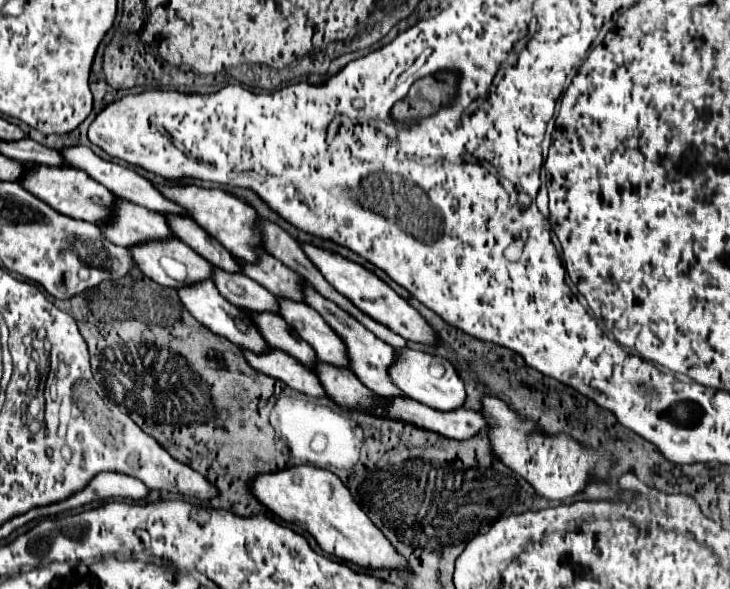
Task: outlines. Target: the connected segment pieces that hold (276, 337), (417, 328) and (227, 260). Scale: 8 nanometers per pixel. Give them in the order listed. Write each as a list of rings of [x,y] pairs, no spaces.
[[[249,313],[249,315],[253,317],[257,329],[261,329],[261,337],[269,341],[269,347],[281,349],[313,369],[313,363],[317,359],[315,351],[301,337],[297,337],[297,333],[281,317],[273,317],[273,313]]]
[[[301,243],[305,255],[313,261],[313,265],[323,273],[323,277],[337,289],[341,291],[347,299],[351,301],[357,301],[357,299],[367,299],[367,301],[373,301],[373,305],[355,305],[359,307],[363,313],[367,313],[369,317],[373,317],[375,321],[387,325],[389,329],[393,329],[395,333],[399,333],[403,339],[409,339],[409,341],[419,341],[419,343],[437,343],[437,337],[433,333],[433,329],[427,325],[427,321],[403,299],[399,297],[383,279],[379,279],[373,271],[369,271],[367,267],[347,259],[347,257],[341,257],[339,253],[335,251],[329,251],[329,249],[323,249],[323,247],[315,247],[311,243]]]
[[[169,217],[169,225],[173,225],[173,233],[177,233],[177,239],[185,241],[209,263],[231,273],[241,271],[233,255],[217,239],[213,239],[207,231],[203,231],[195,221],[189,221],[189,217]]]

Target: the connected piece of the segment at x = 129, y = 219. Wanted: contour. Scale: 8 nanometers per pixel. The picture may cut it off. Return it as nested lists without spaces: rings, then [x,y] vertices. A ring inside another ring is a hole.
[[[117,197],[117,217],[113,217],[113,225],[99,225],[99,229],[105,233],[107,241],[123,247],[149,239],[171,237],[163,215],[153,213],[141,205],[137,207],[121,197]]]

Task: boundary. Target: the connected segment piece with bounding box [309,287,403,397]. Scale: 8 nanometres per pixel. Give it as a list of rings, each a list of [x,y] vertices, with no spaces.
[[[309,287],[309,307],[313,307],[323,319],[325,323],[341,337],[341,341],[345,341],[345,351],[349,353],[349,367],[351,371],[357,375],[357,379],[367,387],[373,389],[373,393],[383,395],[383,397],[401,397],[403,393],[391,383],[387,369],[389,365],[395,361],[397,357],[397,349],[393,349],[391,345],[383,343],[381,339],[373,337],[373,333],[369,333],[369,329],[365,329],[355,317],[349,317],[349,313],[345,313],[343,309],[337,309],[337,305],[333,305],[333,301],[321,297],[313,287]]]

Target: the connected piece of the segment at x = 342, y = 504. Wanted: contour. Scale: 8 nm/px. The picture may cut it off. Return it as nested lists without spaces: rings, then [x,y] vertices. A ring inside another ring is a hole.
[[[299,465],[279,473],[259,475],[251,487],[253,495],[265,507],[269,507],[283,521],[295,523],[303,531],[311,533],[325,553],[363,569],[409,569],[409,563],[395,551],[391,541],[375,529],[377,525],[369,521],[365,511],[357,505],[357,501],[353,501],[353,495],[343,481],[331,471]]]

